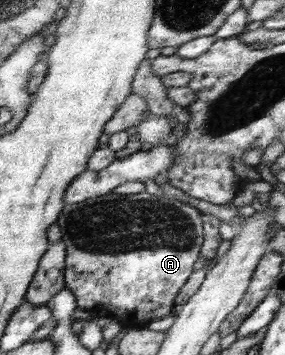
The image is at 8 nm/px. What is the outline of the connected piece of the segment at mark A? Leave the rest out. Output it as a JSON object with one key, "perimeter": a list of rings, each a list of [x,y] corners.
{"perimeter":[[[112,191],[98,197],[80,201],[80,203],[66,204],[61,217],[58,217],[58,226],[62,230],[62,242],[66,246],[65,267],[63,271],[65,277],[64,286],[68,286],[68,288],[73,290],[80,309],[89,312],[102,312],[104,313],[104,318],[110,319],[121,329],[145,328],[154,319],[164,317],[164,315],[168,315],[172,311],[178,292],[182,289],[188,277],[192,275],[192,267],[194,267],[194,263],[200,257],[200,247],[203,243],[203,220],[204,214],[201,210],[186,204],[186,202],[166,197],[163,194],[149,194],[146,191],[128,195]]]}

